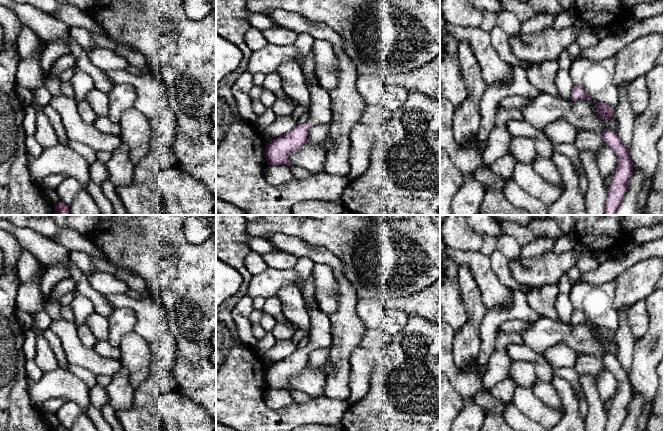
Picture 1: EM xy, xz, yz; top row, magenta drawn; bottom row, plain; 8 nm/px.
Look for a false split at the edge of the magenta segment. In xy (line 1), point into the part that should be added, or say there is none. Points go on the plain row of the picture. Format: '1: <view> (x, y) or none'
1: none

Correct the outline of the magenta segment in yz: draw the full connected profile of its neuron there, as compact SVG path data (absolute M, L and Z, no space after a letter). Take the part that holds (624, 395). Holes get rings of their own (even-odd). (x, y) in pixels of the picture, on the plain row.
M605 353L601 361L605 368L613 373L618 382L612 409L607 415L605 431L618 431L627 416L627 408L633 398L633 386L629 374L622 368L616 355Z

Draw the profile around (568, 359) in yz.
M563 343L548 348L543 355L551 367L574 367L577 357L577 353Z

